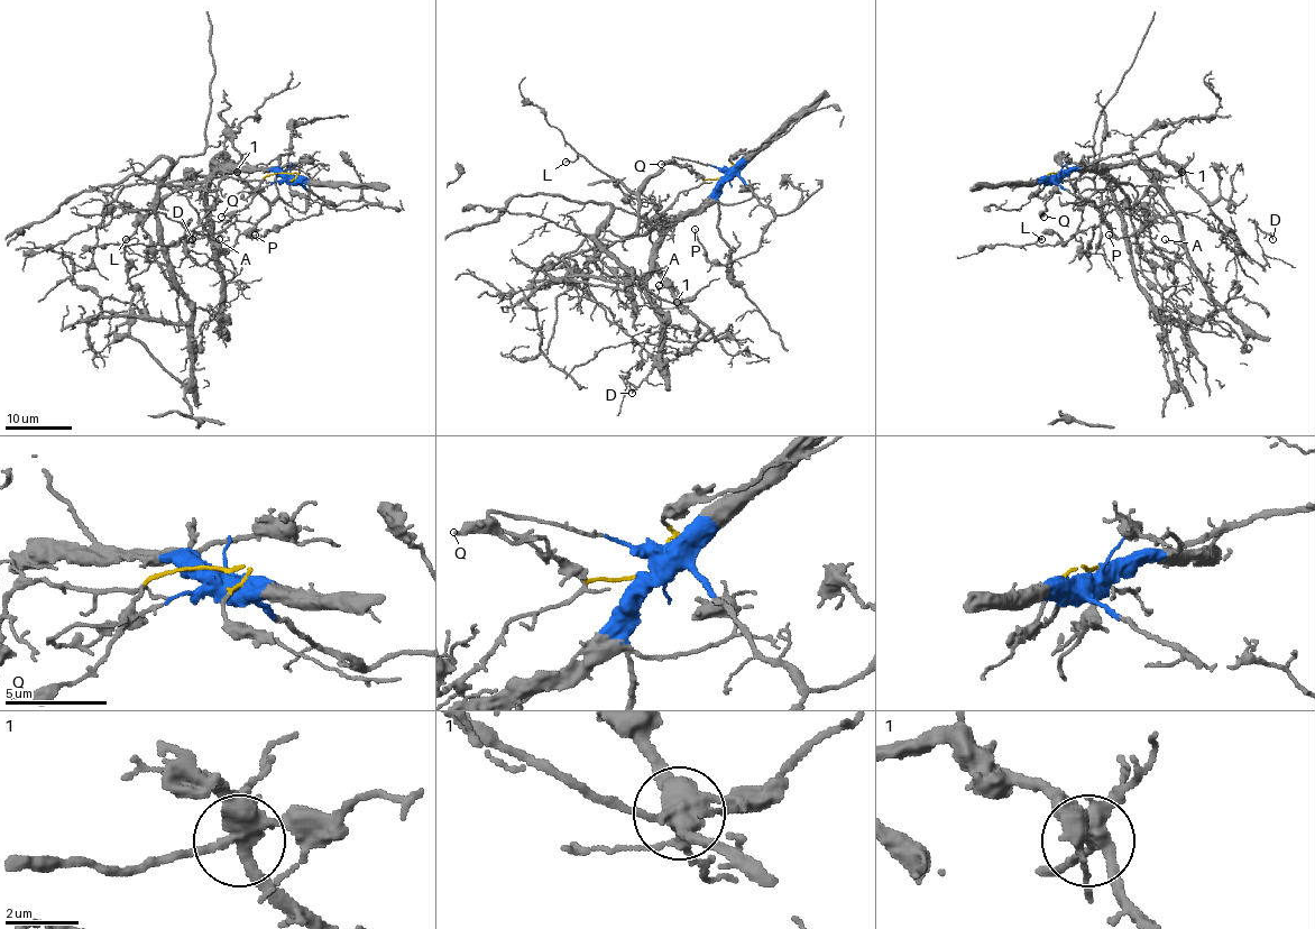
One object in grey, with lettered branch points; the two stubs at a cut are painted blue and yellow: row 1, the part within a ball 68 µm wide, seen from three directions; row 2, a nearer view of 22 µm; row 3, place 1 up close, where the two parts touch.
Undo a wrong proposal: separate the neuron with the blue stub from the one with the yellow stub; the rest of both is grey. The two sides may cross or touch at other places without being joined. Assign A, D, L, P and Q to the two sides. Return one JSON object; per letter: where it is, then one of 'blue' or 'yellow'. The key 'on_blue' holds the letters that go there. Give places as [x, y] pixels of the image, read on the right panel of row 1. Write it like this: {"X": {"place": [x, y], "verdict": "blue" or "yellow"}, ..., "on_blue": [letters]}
{"A": {"place": [1165, 239], "verdict": "blue"}, "D": {"place": [1272, 239], "verdict": "blue"}, "L": {"place": [1041, 239], "verdict": "yellow"}, "P": {"place": [1109, 235], "verdict": "blue"}, "Q": {"place": [1044, 217], "verdict": "yellow"}, "on_blue": ["A", "D", "P"]}

